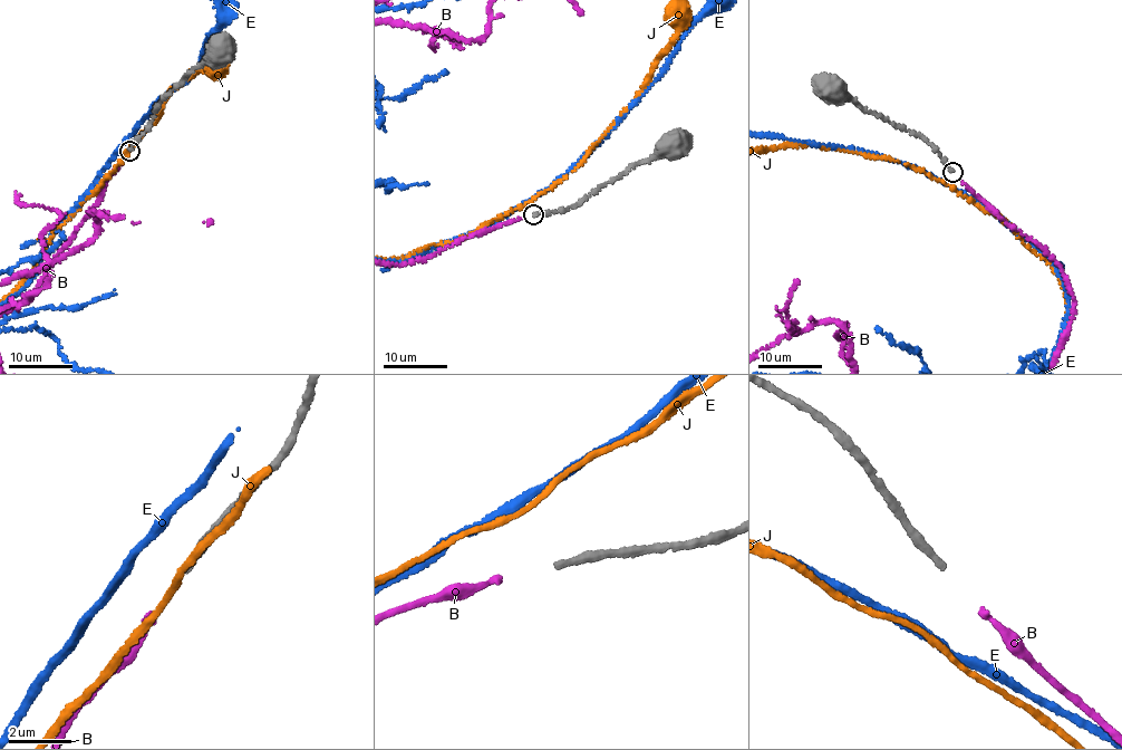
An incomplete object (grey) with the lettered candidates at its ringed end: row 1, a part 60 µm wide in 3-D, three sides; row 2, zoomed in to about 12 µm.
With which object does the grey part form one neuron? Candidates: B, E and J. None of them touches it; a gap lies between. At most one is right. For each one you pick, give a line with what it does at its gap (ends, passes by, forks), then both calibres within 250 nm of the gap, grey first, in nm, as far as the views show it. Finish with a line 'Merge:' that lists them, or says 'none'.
B: it ends; calibres 200 and 200 nm
Merge: B

